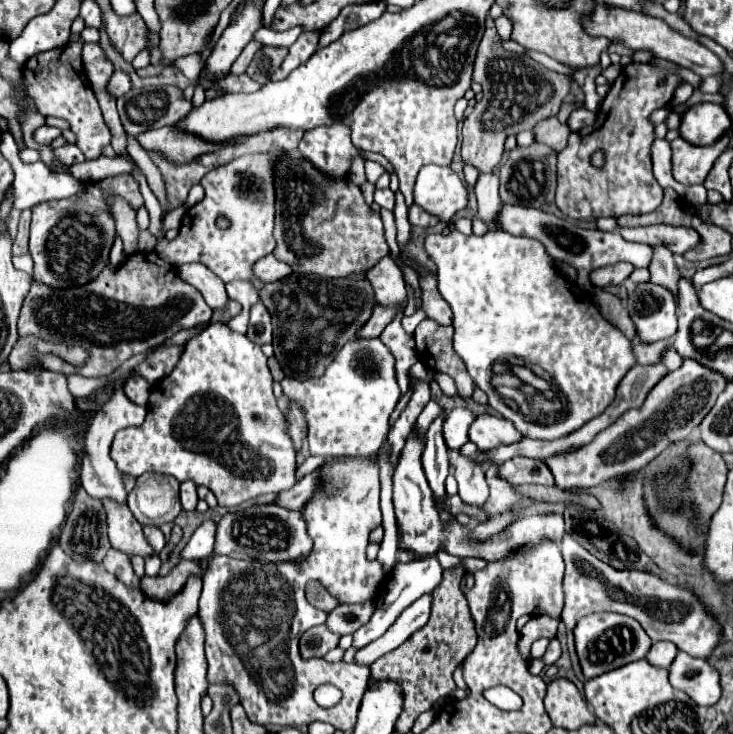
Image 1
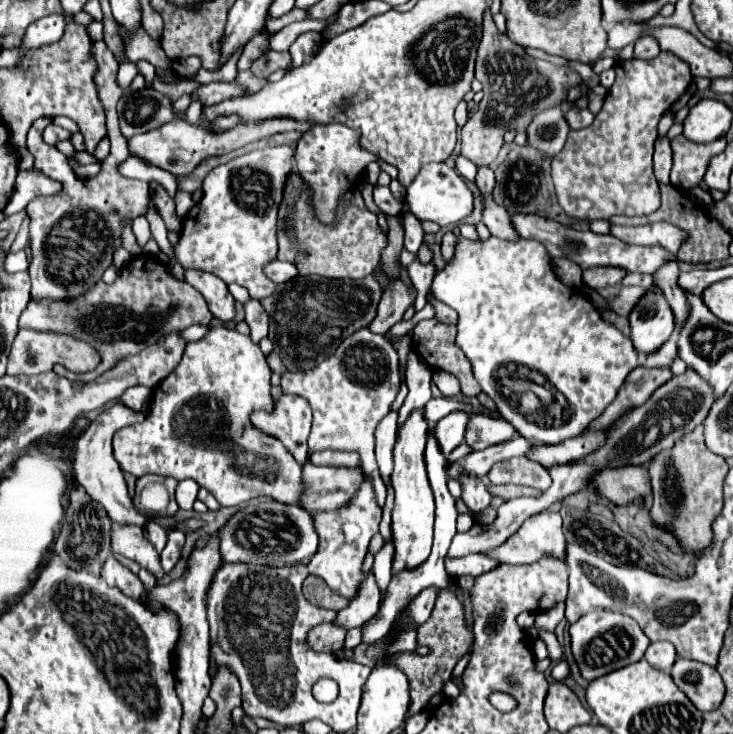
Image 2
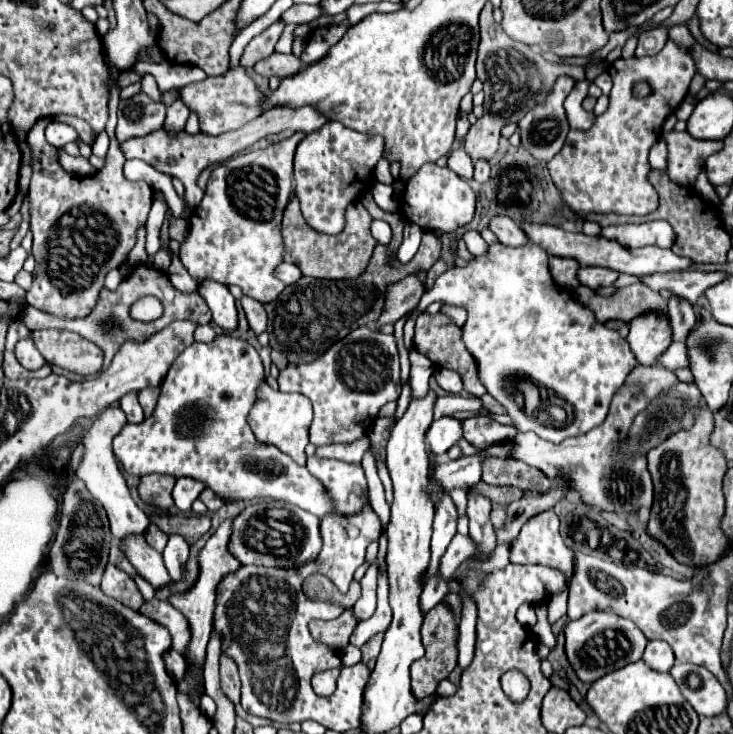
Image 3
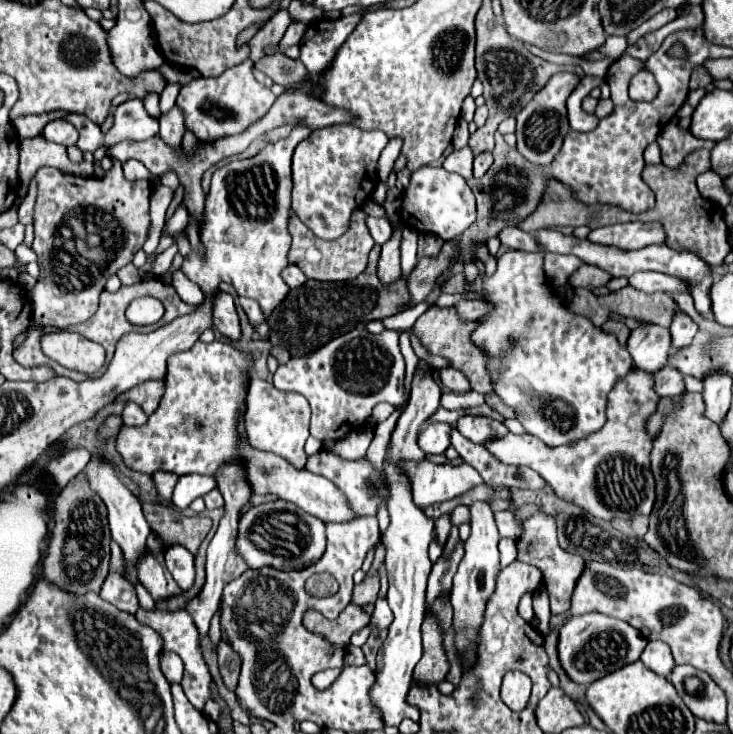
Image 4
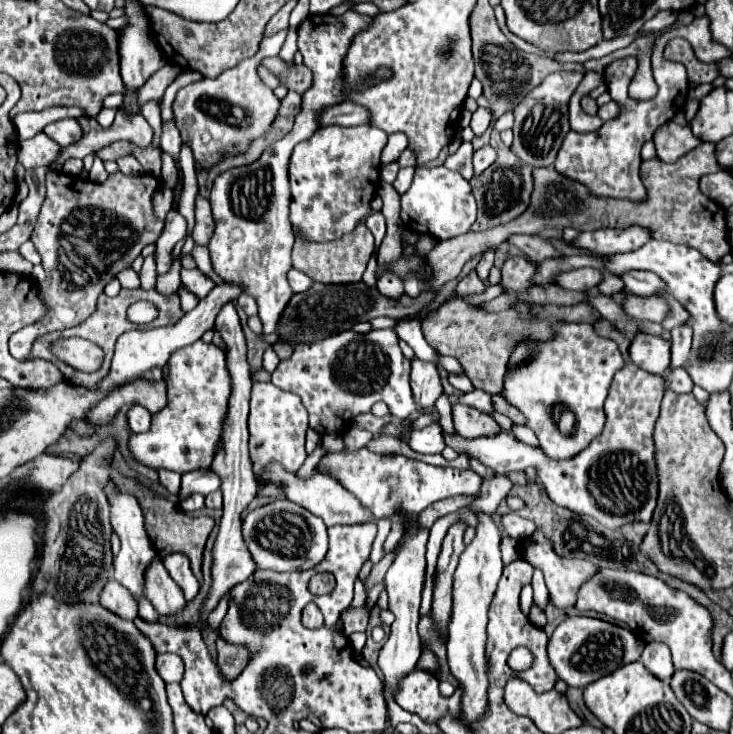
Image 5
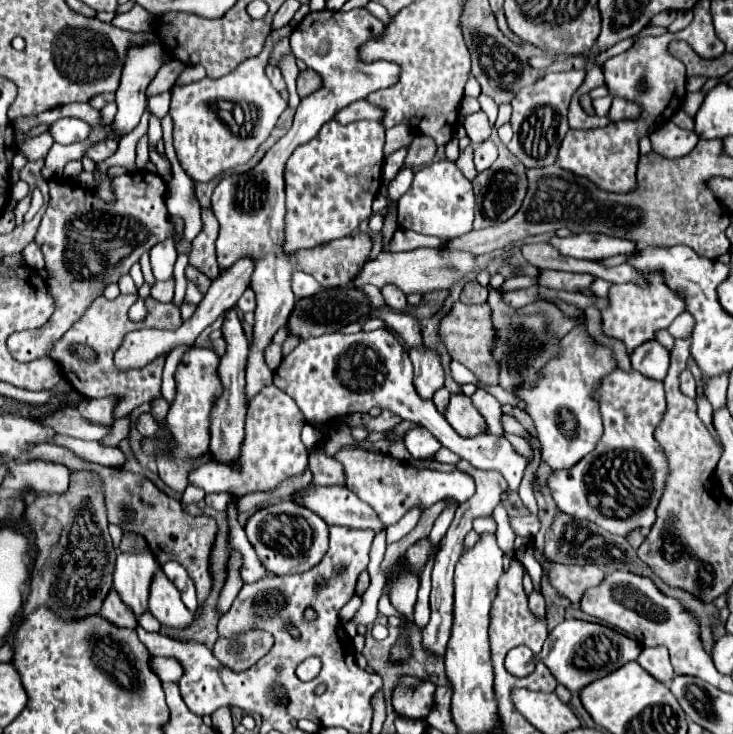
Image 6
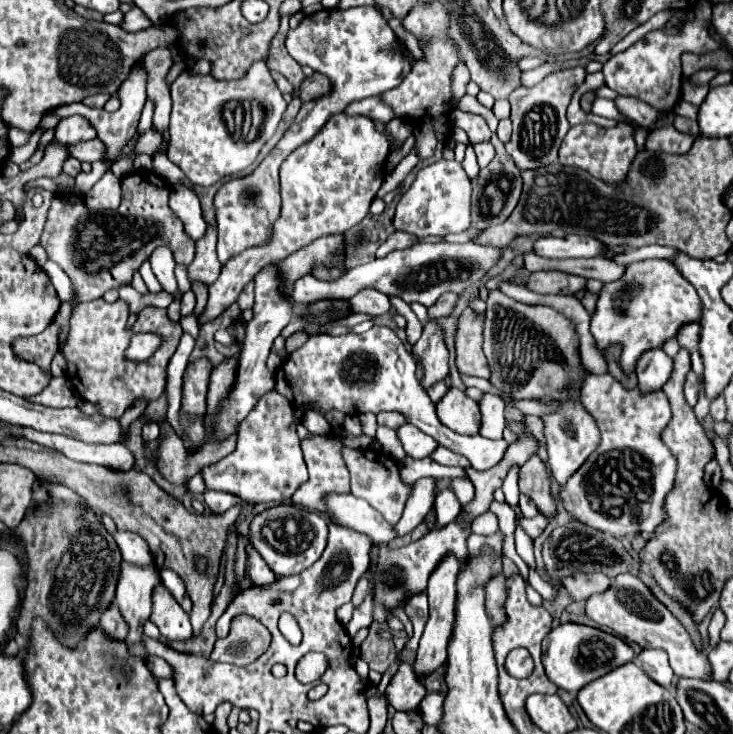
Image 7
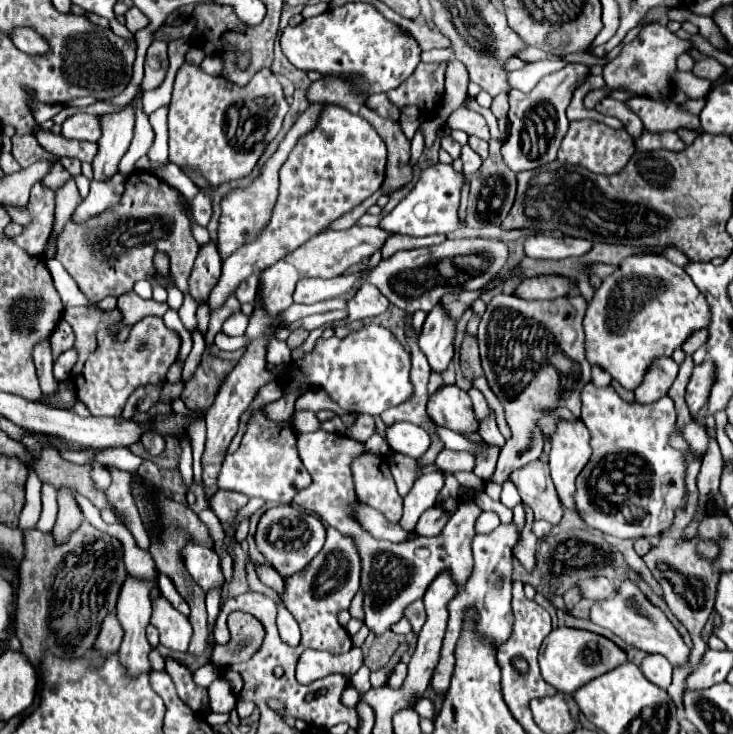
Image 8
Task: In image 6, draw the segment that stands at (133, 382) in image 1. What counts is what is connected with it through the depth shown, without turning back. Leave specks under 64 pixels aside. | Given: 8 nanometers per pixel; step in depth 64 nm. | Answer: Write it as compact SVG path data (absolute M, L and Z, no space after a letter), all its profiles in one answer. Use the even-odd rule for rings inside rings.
M142 414L142 416L136 420L136 428L138 428L138 432L140 432L142 436L154 436L158 424L156 424L156 420L154 420L150 414Z

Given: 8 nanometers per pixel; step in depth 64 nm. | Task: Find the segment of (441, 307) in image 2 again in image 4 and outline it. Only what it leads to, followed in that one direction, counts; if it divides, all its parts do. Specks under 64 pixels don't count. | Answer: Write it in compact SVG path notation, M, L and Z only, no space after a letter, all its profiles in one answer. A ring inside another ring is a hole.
M462 300L462 302L456 304L456 308L458 308L462 320L478 320L478 318L484 316L492 306L490 306L490 304L482 304L482 302L468 302L468 300Z

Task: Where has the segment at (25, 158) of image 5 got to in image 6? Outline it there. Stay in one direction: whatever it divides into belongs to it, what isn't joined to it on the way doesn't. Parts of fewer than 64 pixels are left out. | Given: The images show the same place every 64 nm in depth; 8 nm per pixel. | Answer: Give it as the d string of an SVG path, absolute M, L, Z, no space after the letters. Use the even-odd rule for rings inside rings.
M48 132L32 138L32 140L26 140L20 144L20 150L28 156L28 160L38 160L38 158L44 158L44 152L48 150L48 146L52 144L52 136Z

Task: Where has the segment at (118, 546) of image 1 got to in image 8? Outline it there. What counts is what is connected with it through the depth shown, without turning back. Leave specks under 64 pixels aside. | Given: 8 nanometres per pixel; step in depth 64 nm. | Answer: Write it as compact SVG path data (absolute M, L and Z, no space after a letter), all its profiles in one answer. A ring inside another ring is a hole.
M166 598L154 600L154 612L152 612L152 624L160 632L160 646L166 646L176 652L186 652L190 638L192 638L192 626L186 616L182 616Z

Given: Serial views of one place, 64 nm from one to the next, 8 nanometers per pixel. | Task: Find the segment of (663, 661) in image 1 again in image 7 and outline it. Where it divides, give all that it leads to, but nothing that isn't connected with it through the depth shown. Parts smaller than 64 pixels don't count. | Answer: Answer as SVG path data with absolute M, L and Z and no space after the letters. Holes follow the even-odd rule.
M644 650L638 658L636 658L636 664L642 666L642 670L654 680L658 682L660 686L664 688L670 688L670 682L674 678L674 672L668 664L668 656L660 650Z

